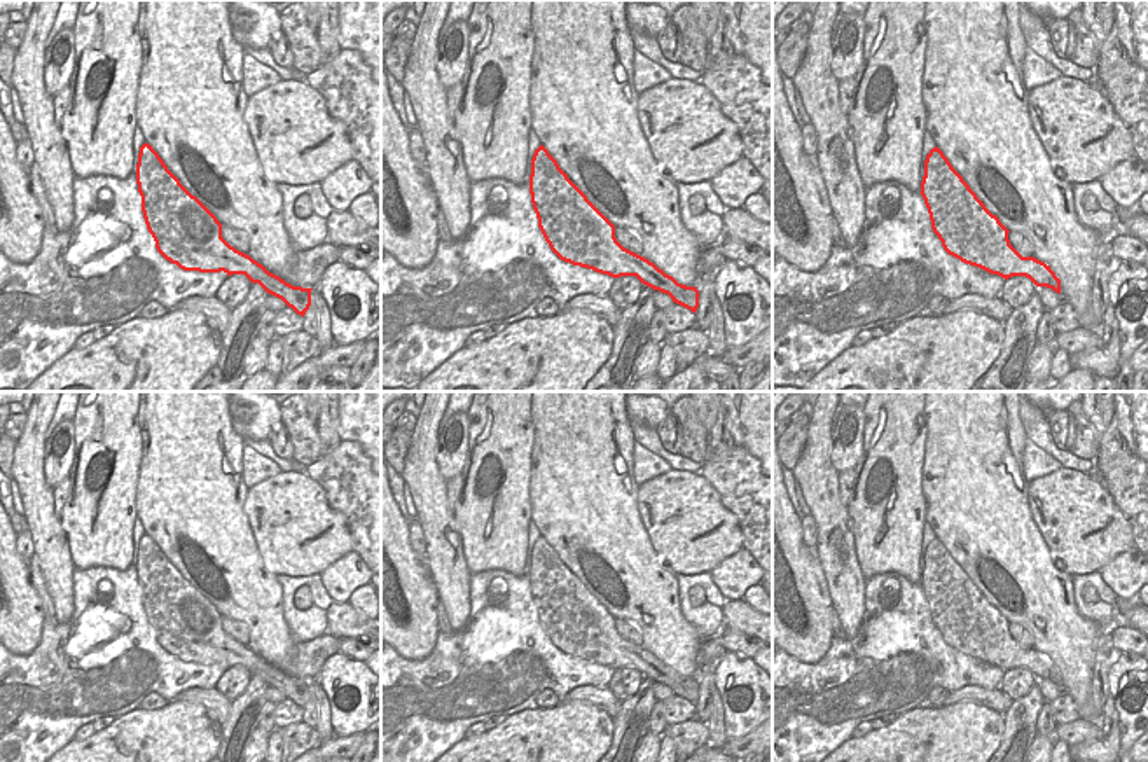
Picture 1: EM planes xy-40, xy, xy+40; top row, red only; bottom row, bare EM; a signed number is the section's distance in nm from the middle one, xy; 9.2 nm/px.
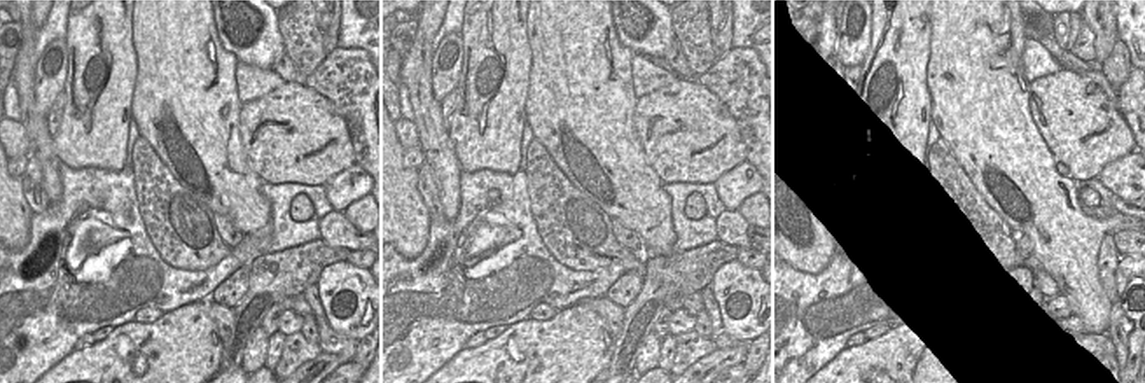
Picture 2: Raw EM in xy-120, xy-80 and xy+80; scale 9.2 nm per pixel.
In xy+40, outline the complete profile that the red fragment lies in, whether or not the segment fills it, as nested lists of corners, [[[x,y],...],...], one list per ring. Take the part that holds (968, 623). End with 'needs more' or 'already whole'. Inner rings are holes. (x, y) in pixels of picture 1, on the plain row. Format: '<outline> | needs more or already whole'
[[[938,538],[926,547],[921,587],[931,620],[949,647],[1005,671],[1026,668],[1036,678],[1061,685],[1061,671],[1050,657],[1022,648],[1010,636],[1010,622],[985,599]]] | already whole

